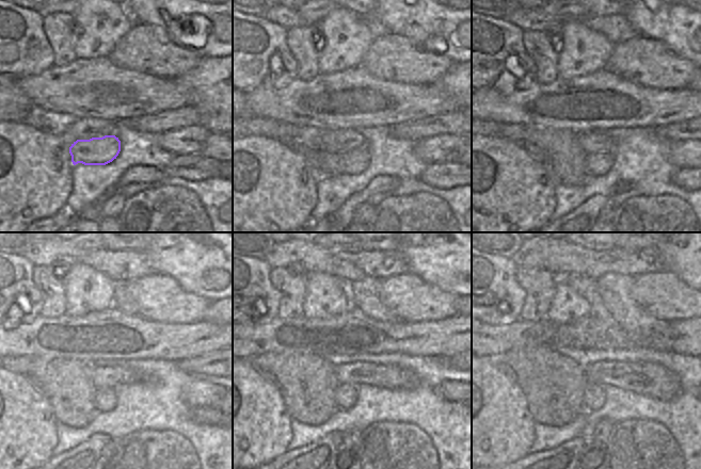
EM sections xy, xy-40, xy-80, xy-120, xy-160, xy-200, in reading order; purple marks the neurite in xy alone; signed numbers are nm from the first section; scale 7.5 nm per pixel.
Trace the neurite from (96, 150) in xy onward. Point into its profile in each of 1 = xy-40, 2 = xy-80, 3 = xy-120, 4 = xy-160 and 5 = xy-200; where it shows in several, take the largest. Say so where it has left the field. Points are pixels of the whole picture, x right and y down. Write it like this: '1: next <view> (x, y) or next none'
1: next xy-40 (353, 161)
2: next xy-80 (598, 164)
3: next xy-120 (106, 399)
4: next xy-160 (346, 394)
5: next xy-200 (592, 398)

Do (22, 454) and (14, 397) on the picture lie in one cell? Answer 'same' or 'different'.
same

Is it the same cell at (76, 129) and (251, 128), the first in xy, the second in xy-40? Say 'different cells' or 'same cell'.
different cells

